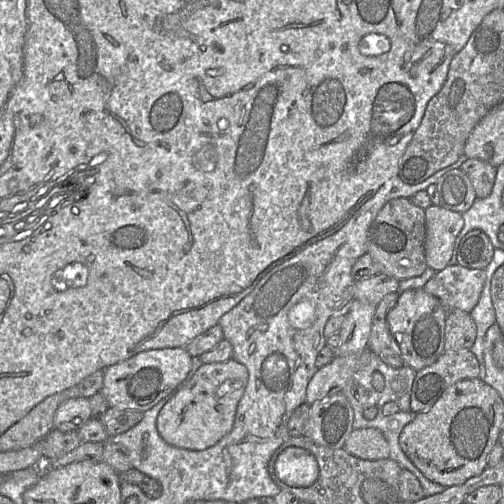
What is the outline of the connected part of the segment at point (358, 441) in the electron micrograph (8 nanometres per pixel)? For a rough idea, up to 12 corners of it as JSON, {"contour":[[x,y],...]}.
{"contour":[[376,428],[353,429],[343,449],[363,460],[390,452]]}

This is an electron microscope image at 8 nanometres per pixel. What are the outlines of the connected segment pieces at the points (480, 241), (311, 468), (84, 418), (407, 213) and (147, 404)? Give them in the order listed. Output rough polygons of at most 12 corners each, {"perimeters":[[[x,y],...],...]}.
{"perimeters":[[[483,231],[461,238],[457,265],[484,269],[494,246]],[[289,447],[274,463],[288,486],[309,487],[319,476],[308,450]],[[90,400],[59,406],[54,429],[78,431],[91,419]],[[388,201],[368,230],[367,254],[398,281],[420,276],[425,210]],[[185,347],[152,349],[105,370],[110,407],[146,412],[186,378]]]}

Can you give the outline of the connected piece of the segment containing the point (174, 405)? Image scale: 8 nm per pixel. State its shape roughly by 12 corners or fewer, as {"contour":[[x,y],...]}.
{"contour":[[202,364],[158,414],[158,433],[200,451],[231,431],[248,370]]}

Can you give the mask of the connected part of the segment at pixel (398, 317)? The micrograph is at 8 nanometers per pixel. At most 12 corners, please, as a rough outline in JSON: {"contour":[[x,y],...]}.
{"contour":[[422,288],[398,295],[387,325],[405,365],[443,354],[447,310]]}

